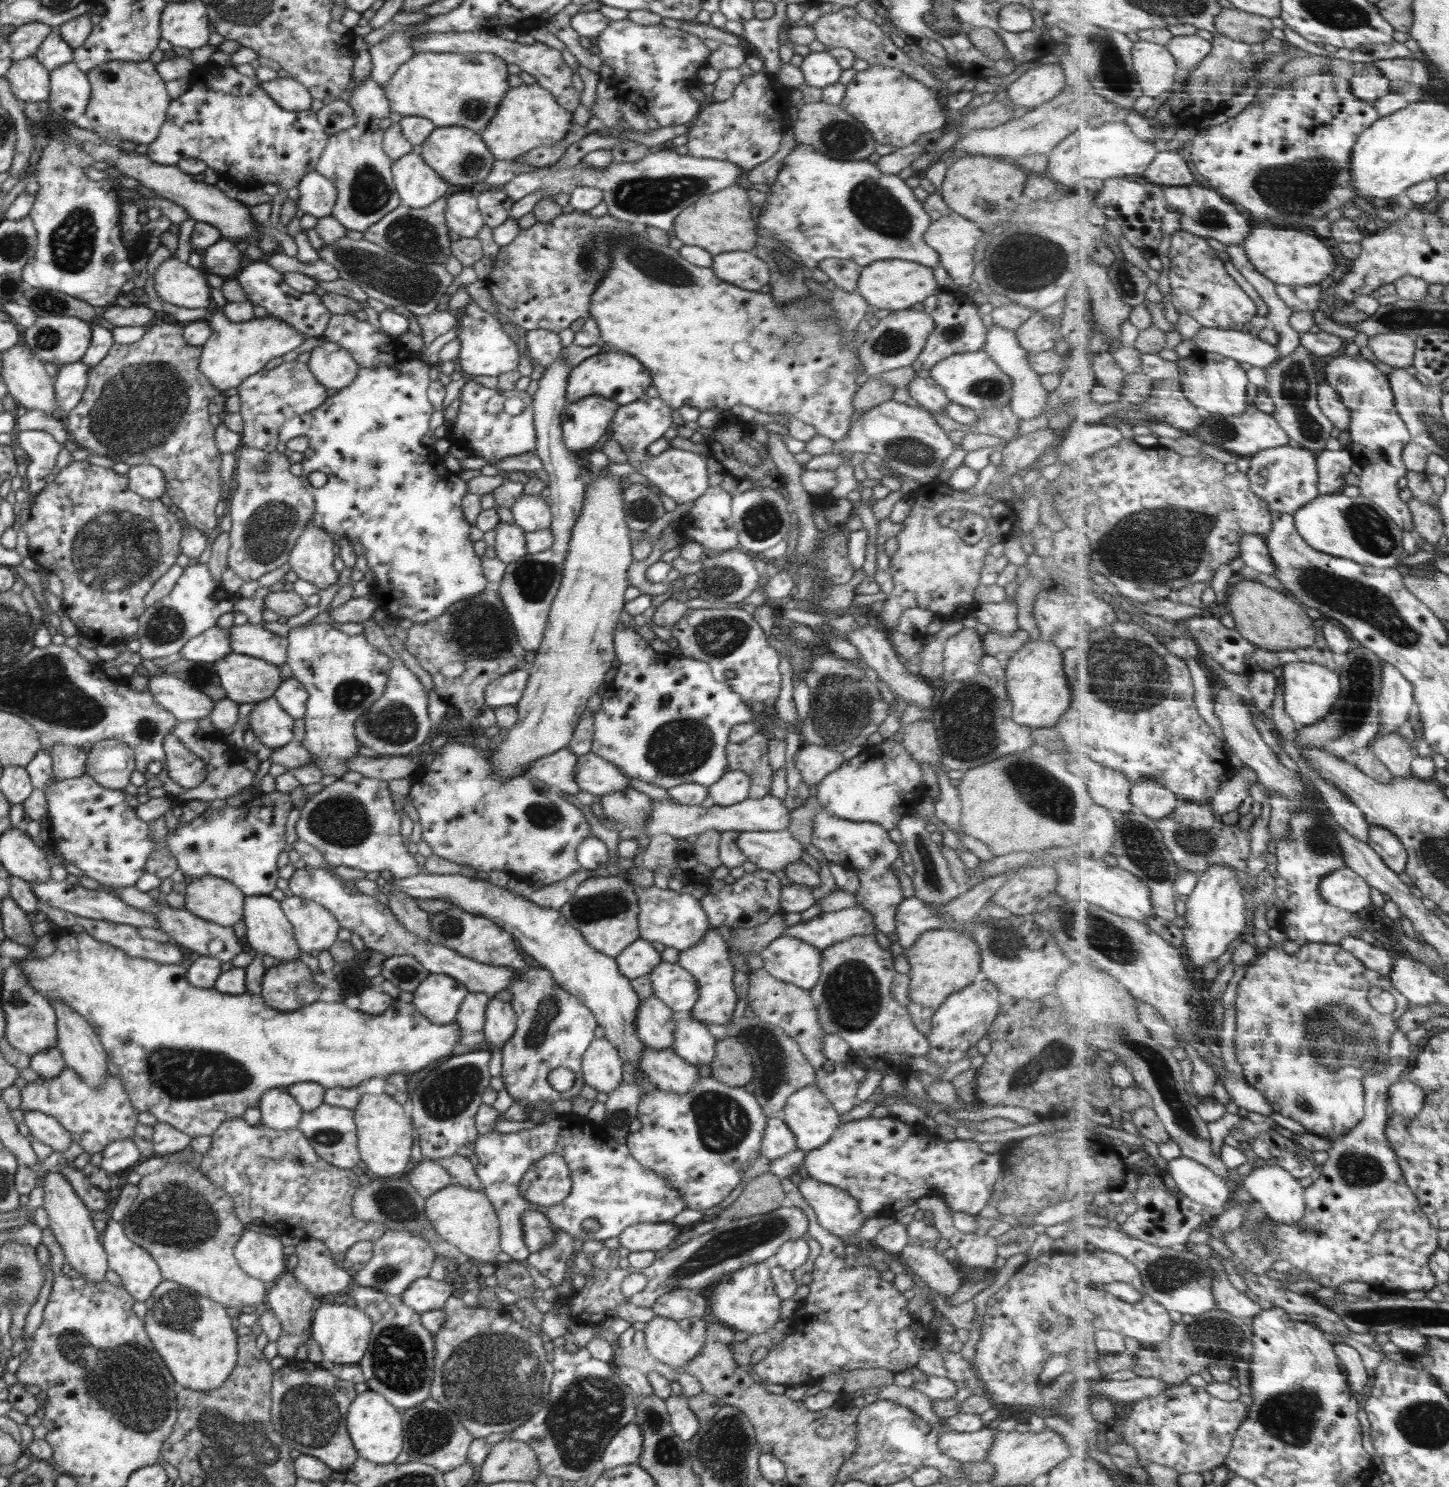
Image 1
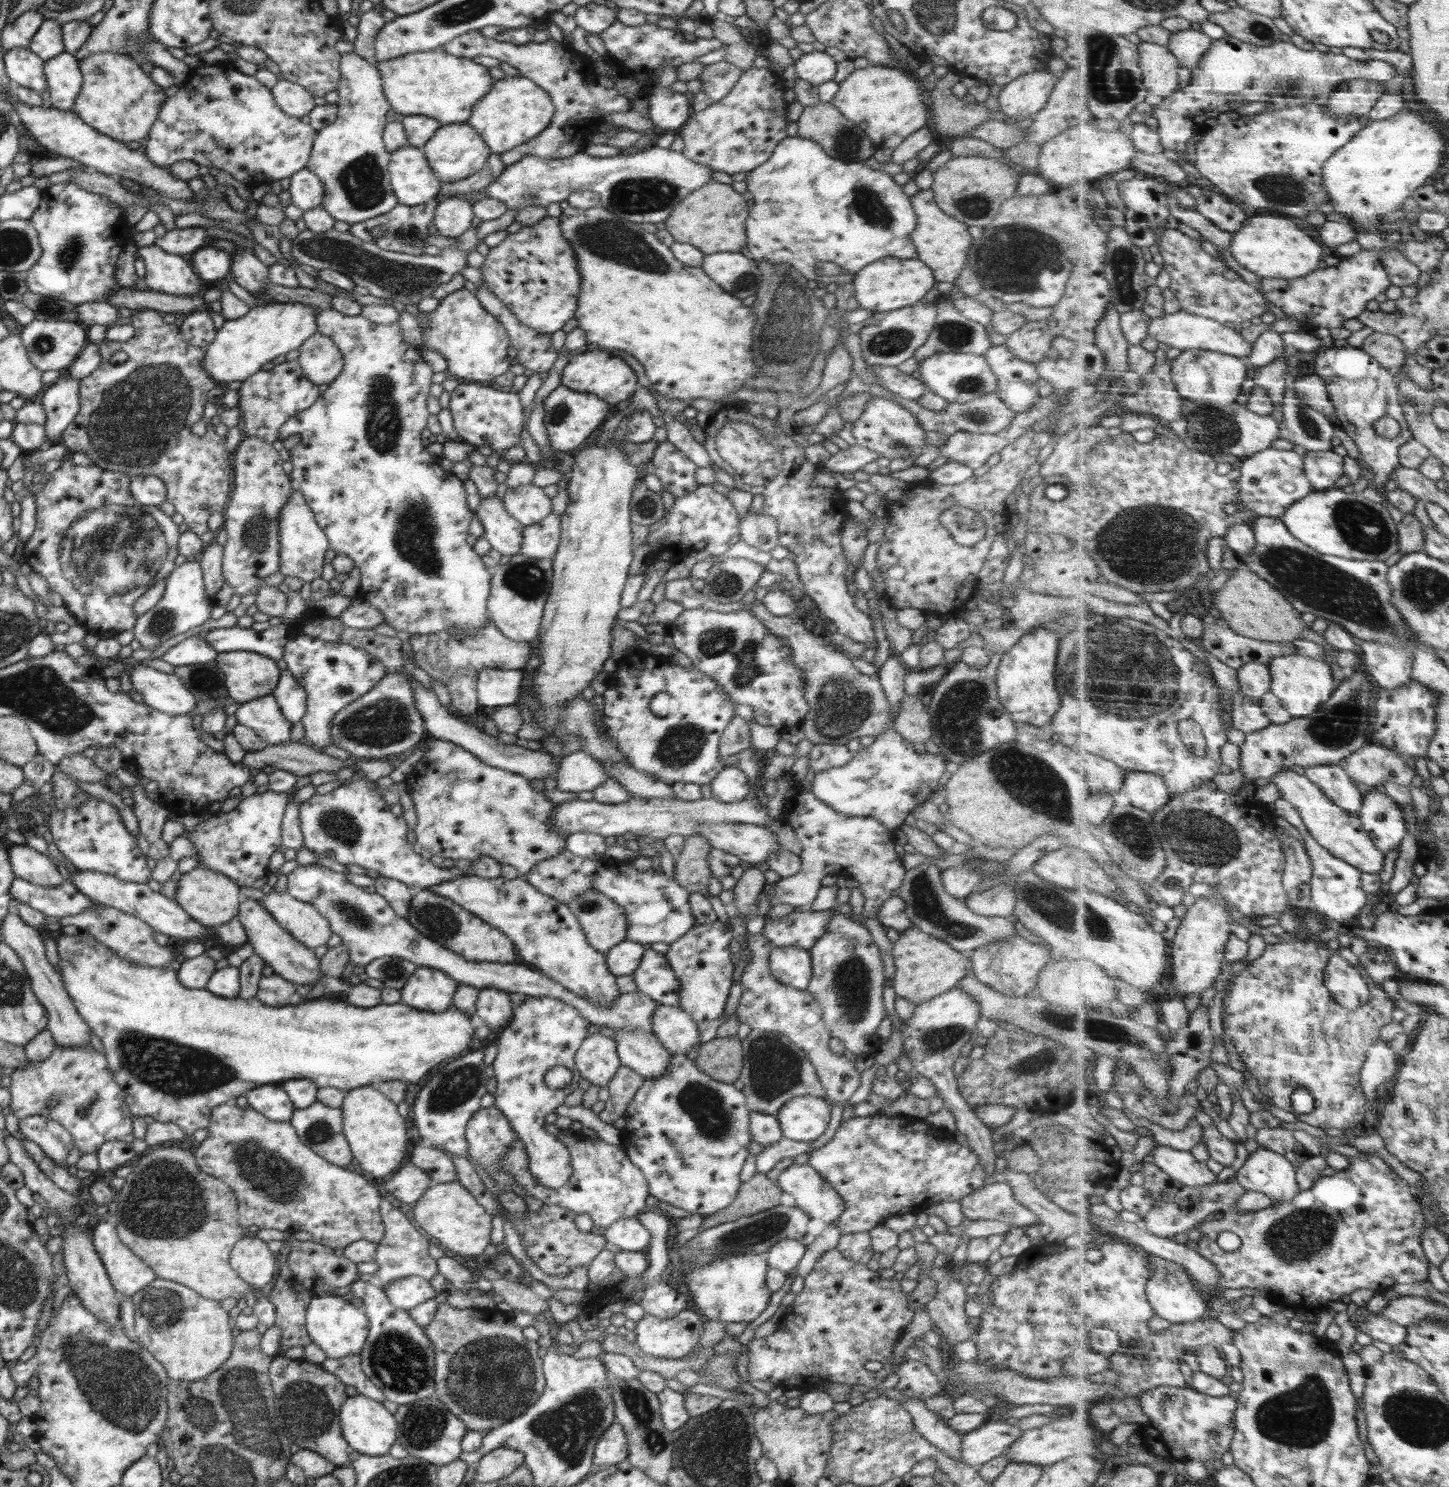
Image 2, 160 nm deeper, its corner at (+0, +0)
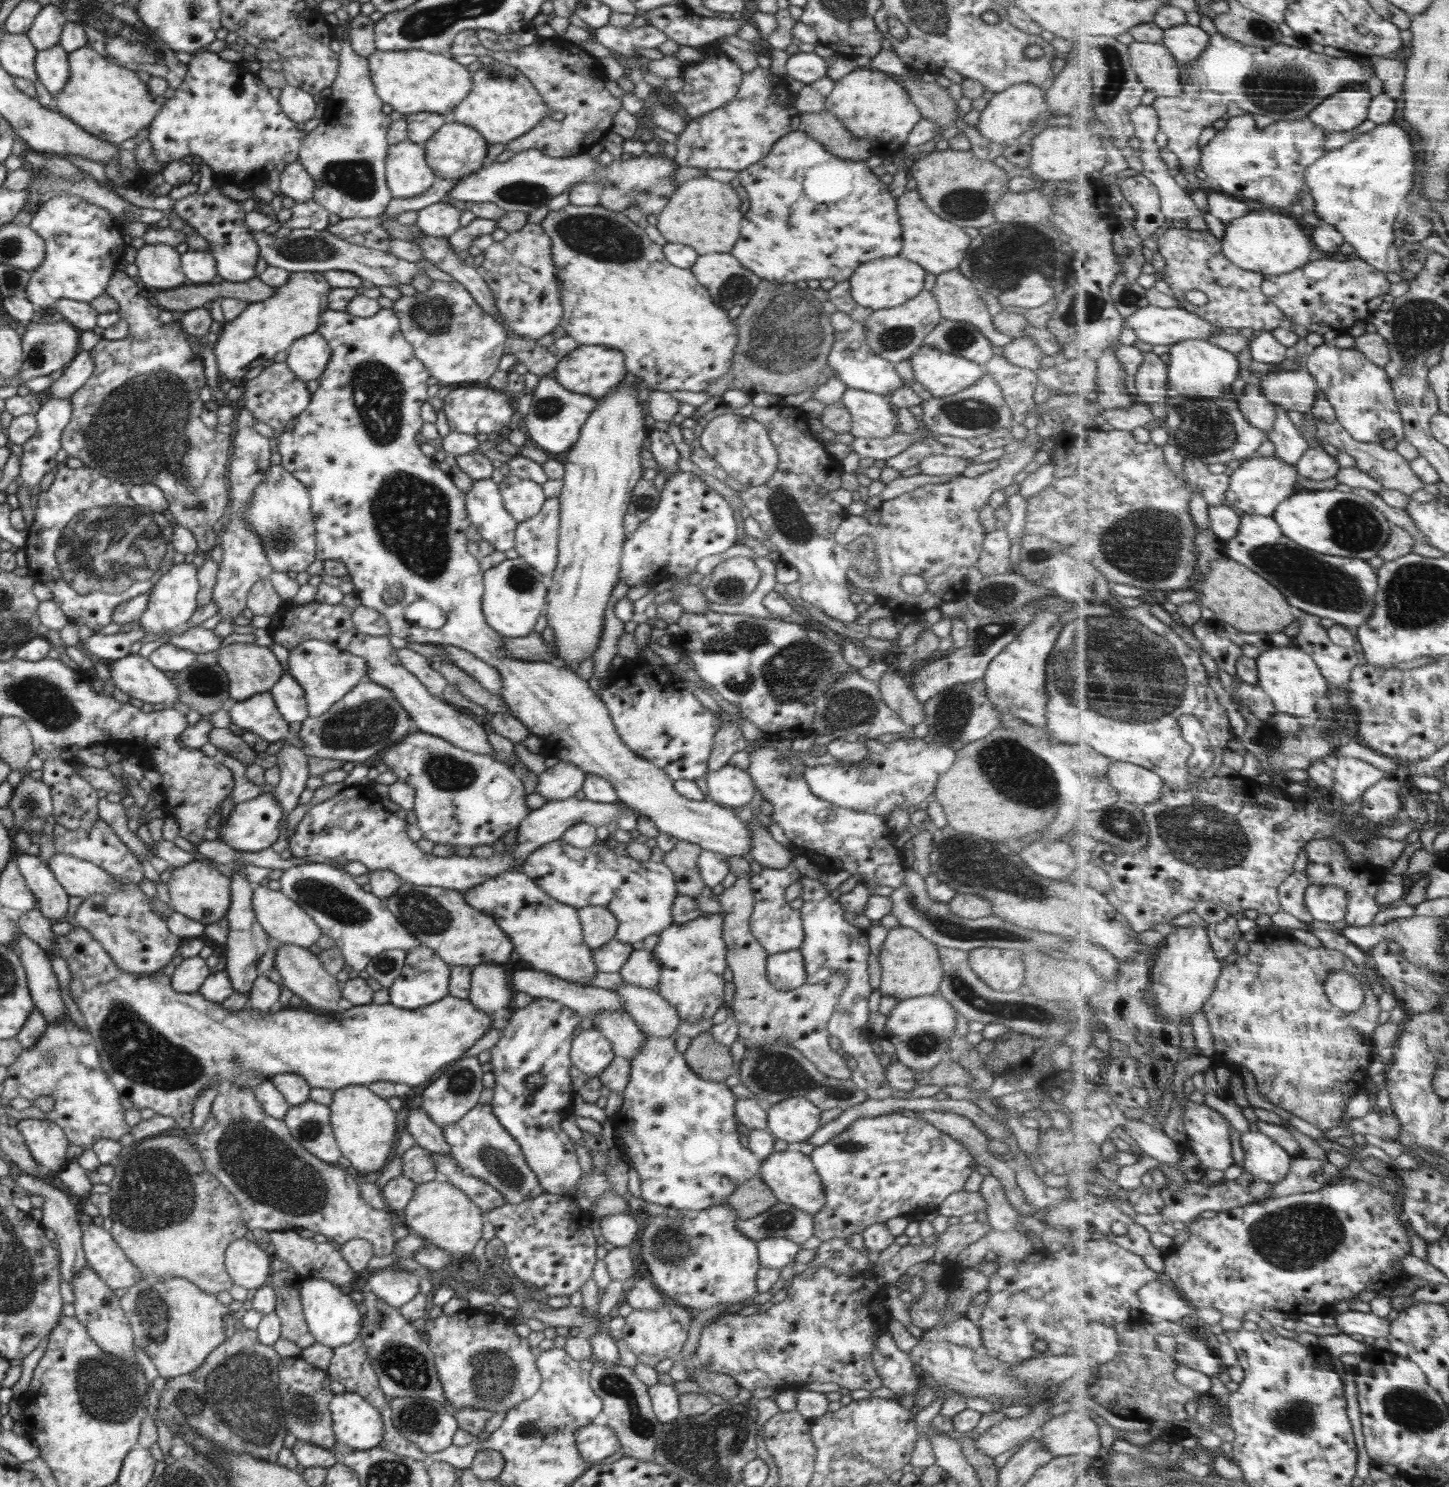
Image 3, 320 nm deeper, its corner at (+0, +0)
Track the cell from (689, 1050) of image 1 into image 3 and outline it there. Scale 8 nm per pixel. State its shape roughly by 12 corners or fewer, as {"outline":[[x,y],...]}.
{"outline":[[630,983],[617,992],[644,1035],[673,1039],[682,1020],[660,993]]}

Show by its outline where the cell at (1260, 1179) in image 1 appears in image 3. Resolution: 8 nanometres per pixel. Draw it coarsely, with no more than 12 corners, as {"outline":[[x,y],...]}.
{"outline":[[1262,1131],[1242,1134],[1244,1171],[1284,1183],[1295,1157]]}

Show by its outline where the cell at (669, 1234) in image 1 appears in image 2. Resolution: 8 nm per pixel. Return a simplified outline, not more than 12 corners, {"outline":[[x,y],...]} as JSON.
{"outline":[[638,1217],[610,1224],[602,1236],[622,1251],[647,1250]]}

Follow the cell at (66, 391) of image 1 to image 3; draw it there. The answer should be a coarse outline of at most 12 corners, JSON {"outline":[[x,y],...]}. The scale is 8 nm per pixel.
{"outline":[[69,398],[36,412],[22,445],[18,486],[33,489],[59,464],[56,452],[72,417]]}

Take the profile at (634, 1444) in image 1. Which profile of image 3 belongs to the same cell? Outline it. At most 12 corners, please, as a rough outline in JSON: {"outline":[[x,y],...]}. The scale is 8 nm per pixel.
{"outline":[[596,1422],[580,1427],[580,1456],[600,1463],[622,1448],[614,1431]]}

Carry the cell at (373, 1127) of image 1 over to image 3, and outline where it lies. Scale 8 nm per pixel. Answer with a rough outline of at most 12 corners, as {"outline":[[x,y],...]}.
{"outline":[[364,1085],[334,1092],[330,1123],[358,1172],[384,1169],[397,1129]]}

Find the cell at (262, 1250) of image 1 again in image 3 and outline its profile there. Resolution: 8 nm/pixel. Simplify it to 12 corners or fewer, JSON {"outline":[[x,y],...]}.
{"outline":[[252,1237],[231,1242],[225,1269],[253,1291],[268,1284],[272,1253]]}

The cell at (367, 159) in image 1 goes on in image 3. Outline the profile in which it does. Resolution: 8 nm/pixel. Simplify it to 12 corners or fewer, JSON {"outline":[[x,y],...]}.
{"outline":[[341,47],[298,162],[313,202],[376,218],[392,120],[367,57]]}

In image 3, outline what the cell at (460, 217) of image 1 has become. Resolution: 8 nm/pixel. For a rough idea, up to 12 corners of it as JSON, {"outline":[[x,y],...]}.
{"outline":[[453,201],[417,212],[427,235],[448,239],[461,227],[464,210]]}

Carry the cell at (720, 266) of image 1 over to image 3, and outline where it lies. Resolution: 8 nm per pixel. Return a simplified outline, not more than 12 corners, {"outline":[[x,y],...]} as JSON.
{"outline":[[729,253],[699,255],[691,270],[725,311],[763,282]]}

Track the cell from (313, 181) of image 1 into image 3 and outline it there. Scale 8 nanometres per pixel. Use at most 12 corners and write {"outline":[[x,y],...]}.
{"outline":[[298,161],[280,176],[280,191],[296,203],[314,198],[314,179]]}

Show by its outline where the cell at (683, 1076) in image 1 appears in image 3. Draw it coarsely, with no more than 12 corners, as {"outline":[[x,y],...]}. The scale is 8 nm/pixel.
{"outline":[[629,1013],[591,1018],[616,1055],[631,1061],[645,1035]]}

